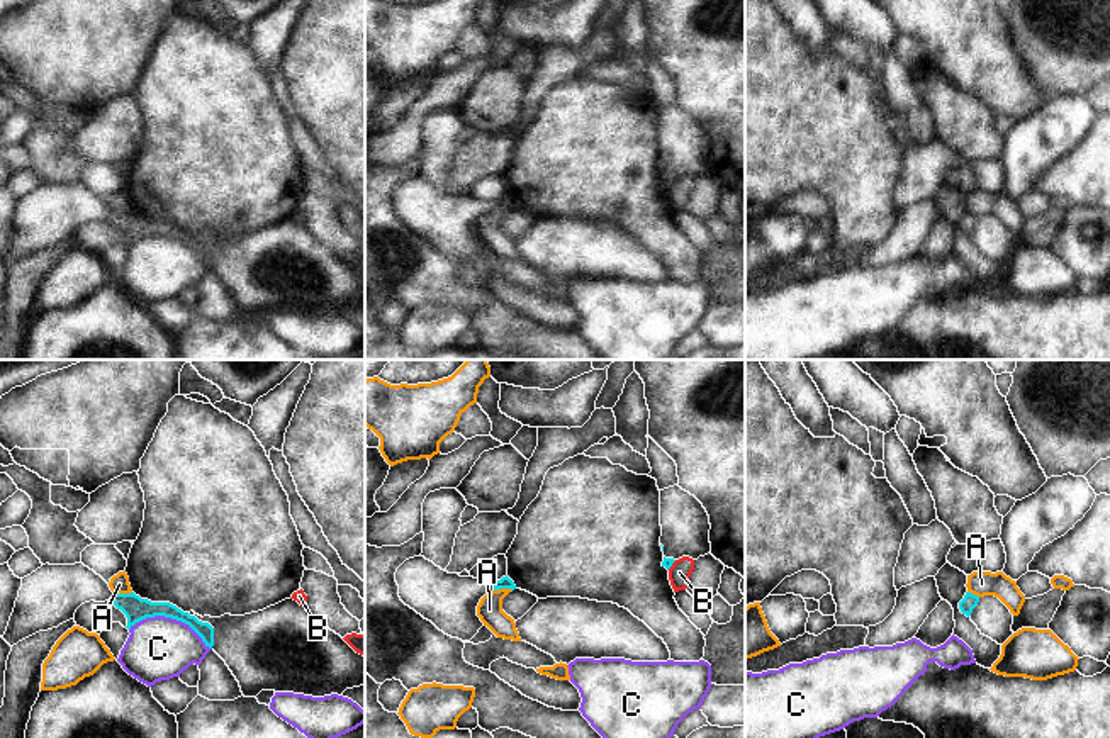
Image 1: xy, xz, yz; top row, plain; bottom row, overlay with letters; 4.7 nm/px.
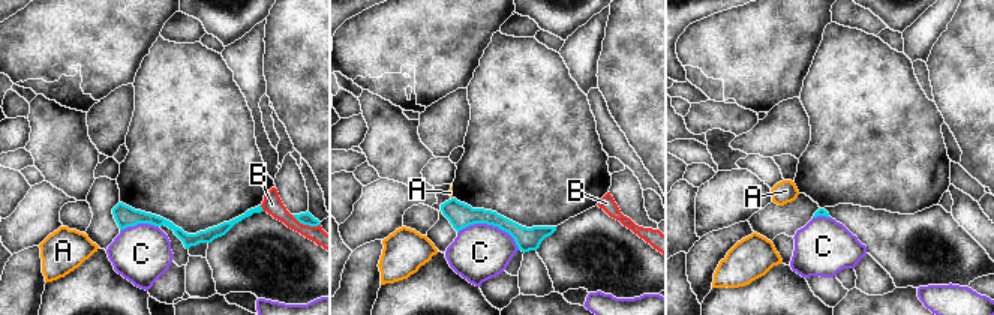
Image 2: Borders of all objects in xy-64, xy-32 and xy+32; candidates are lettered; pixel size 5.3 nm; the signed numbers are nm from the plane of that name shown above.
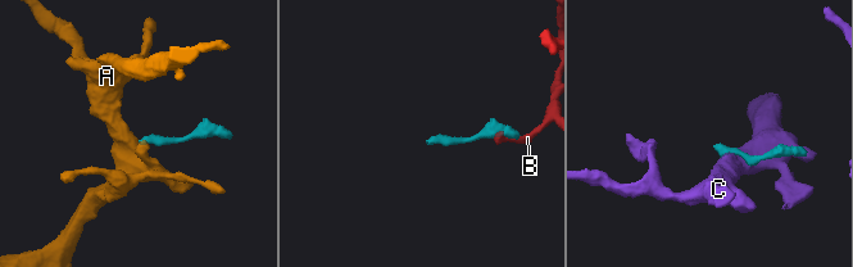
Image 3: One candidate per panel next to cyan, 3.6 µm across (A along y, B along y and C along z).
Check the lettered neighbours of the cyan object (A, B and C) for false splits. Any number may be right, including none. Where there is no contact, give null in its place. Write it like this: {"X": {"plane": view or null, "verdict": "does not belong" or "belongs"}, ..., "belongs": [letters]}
{"A": {"plane": "xy", "verdict": "does not belong"}, "B": {"plane": "xz", "verdict": "does not belong"}, "C": {"plane": "xy", "verdict": "does not belong"}, "belongs": []}

